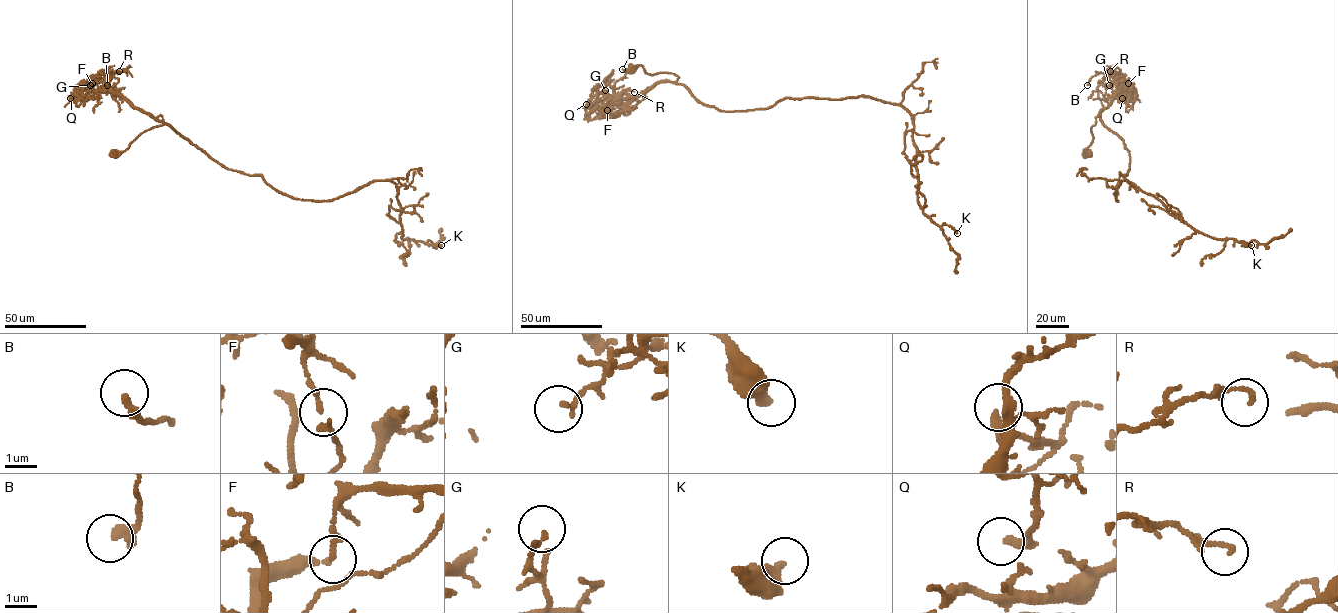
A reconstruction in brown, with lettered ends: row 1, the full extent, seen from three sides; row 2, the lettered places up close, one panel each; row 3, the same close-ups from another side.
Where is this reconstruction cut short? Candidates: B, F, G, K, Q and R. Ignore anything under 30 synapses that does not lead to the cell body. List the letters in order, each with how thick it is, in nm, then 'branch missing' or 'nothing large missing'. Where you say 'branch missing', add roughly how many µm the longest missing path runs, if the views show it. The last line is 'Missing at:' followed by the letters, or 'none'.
B: 300 nm | nothing large missing
F: 110 nm | nothing large missing
G: 170 nm | nothing large missing
K: 440 nm | nothing large missing
Q: 320 nm | nothing large missing
R: 150 nm | nothing large missing
Missing at: none

